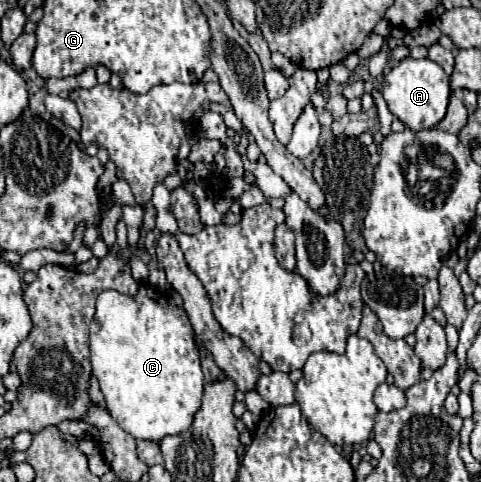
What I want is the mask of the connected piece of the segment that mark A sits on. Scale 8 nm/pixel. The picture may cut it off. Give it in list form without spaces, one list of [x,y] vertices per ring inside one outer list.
[[[405,58],[385,74],[381,94],[383,94],[391,114],[397,116],[409,130],[413,130],[413,132],[431,130],[443,120],[443,116],[447,112],[447,104],[449,104],[449,96],[451,96],[449,76],[443,72],[443,68],[439,64],[431,62],[429,58],[423,58],[423,60]]]

